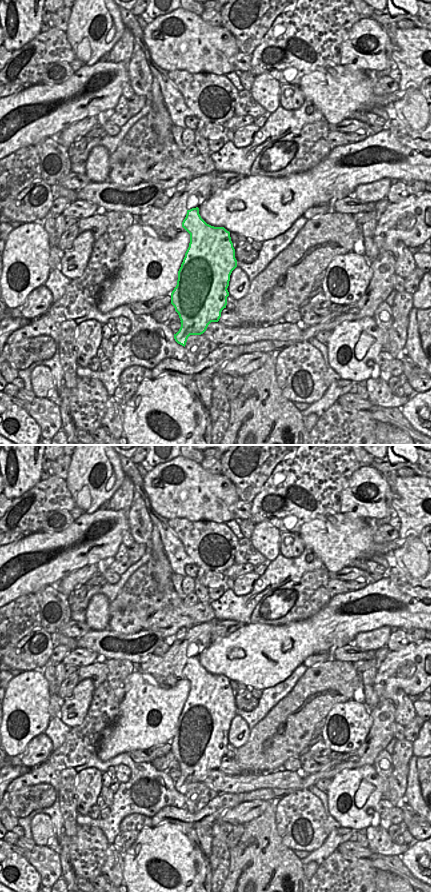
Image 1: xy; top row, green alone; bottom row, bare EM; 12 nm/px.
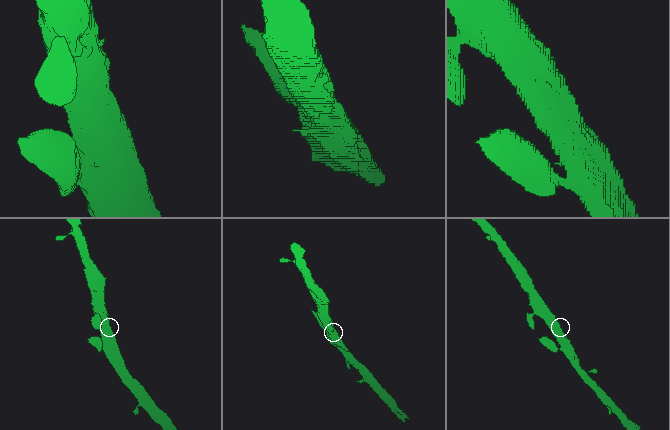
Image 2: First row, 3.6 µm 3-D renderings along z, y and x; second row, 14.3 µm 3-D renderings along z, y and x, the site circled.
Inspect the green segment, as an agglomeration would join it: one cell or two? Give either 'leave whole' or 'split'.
leave whole

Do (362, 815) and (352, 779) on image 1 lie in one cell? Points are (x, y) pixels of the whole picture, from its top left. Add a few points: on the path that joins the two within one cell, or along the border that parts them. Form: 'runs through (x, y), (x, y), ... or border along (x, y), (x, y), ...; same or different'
runs through (348, 815), (341, 815), (334, 807), (339, 793); same

